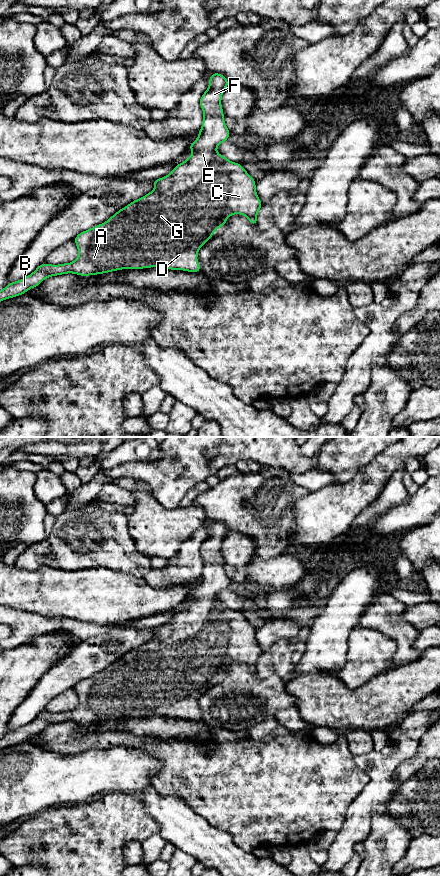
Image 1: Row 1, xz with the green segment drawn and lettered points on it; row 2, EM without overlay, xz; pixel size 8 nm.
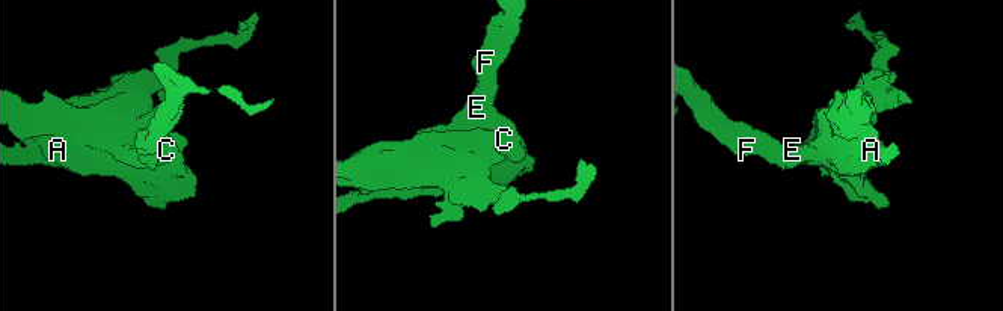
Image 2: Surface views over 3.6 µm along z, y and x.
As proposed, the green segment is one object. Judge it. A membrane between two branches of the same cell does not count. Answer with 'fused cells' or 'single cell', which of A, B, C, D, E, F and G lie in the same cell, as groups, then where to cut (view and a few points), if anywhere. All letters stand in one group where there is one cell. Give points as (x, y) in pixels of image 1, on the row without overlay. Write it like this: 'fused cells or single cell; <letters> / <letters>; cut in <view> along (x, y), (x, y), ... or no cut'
single cell; A B C D E F G; no cut

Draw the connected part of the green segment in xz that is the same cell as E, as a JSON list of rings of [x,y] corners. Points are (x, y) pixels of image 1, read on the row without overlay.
[[[211,522],[209,535],[199,549],[204,566],[198,586],[189,593],[192,599],[189,606],[176,613],[170,622],[153,628],[153,639],[132,649],[106,670],[79,681],[74,686],[78,696],[75,709],[58,713],[40,712],[29,724],[8,731],[0,739],[0,750],[38,735],[48,725],[67,721],[89,724],[151,715],[201,720],[197,711],[198,699],[219,675],[227,674],[228,665],[241,662],[256,674],[262,654],[255,638],[256,629],[241,612],[231,610],[216,598],[231,582],[225,573],[221,554],[223,540],[229,532],[222,522]]]

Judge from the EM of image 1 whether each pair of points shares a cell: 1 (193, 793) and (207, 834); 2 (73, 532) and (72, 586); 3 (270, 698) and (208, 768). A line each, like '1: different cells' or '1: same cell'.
1: different cells
2: different cells
3: different cells

